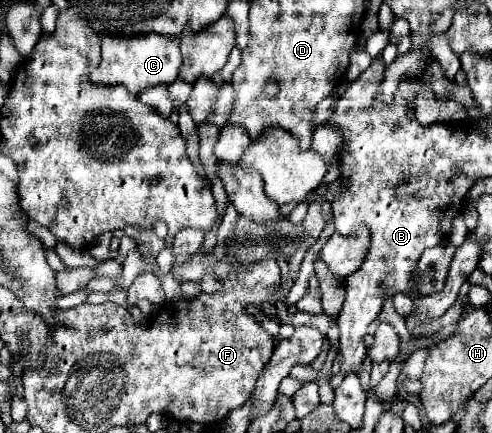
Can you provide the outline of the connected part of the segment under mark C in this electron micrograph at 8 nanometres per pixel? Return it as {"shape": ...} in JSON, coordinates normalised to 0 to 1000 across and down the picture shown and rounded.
{"shape":[[[327,79],[299,83],[205,83],[209,92],[209,139],[185,166],[185,189],[193,199],[254,199],[270,222],[283,222],[307,199],[339,199],[348,185],[360,185],[368,152],[364,88],[339,88]]]}

